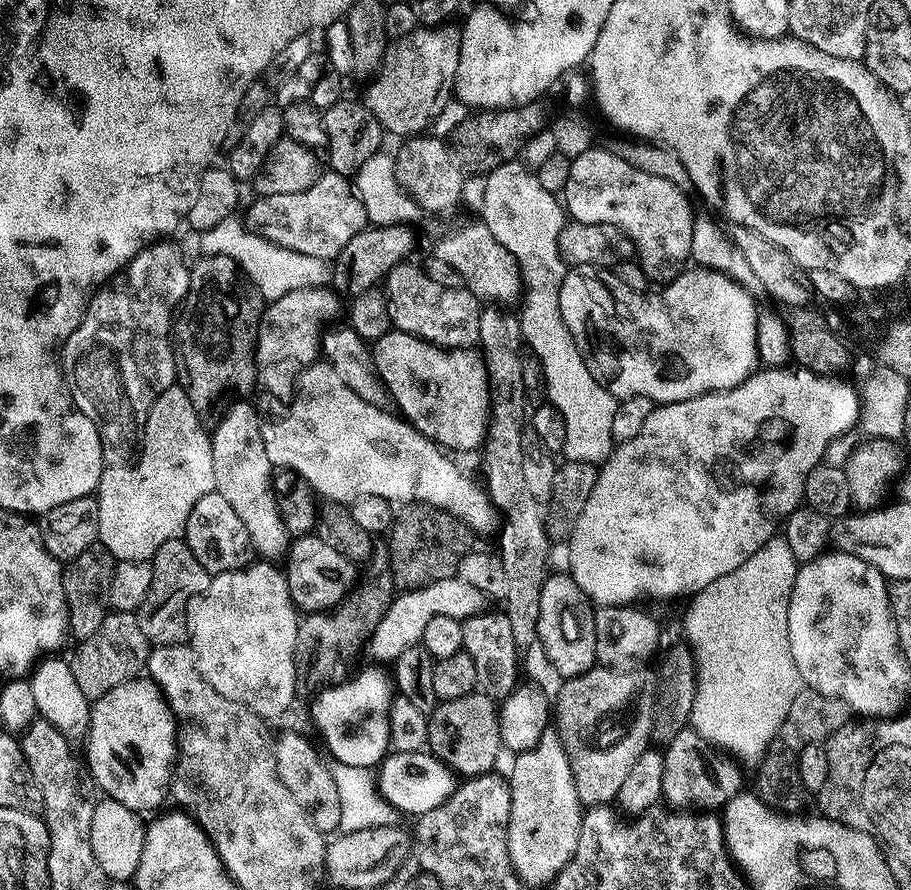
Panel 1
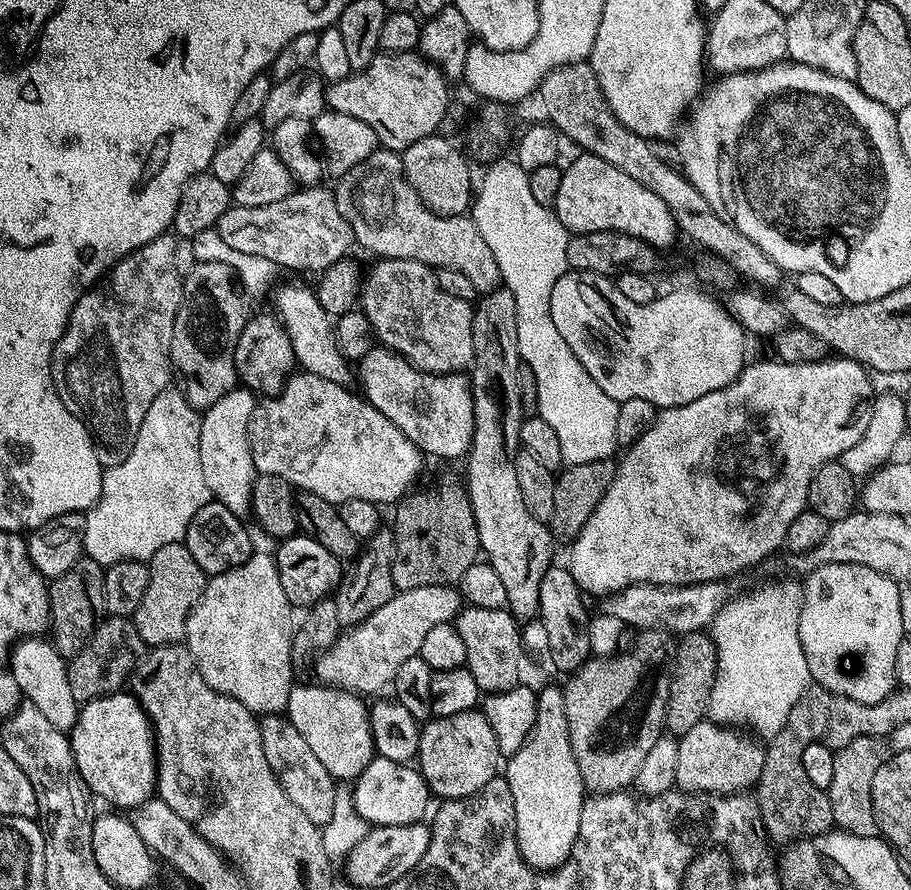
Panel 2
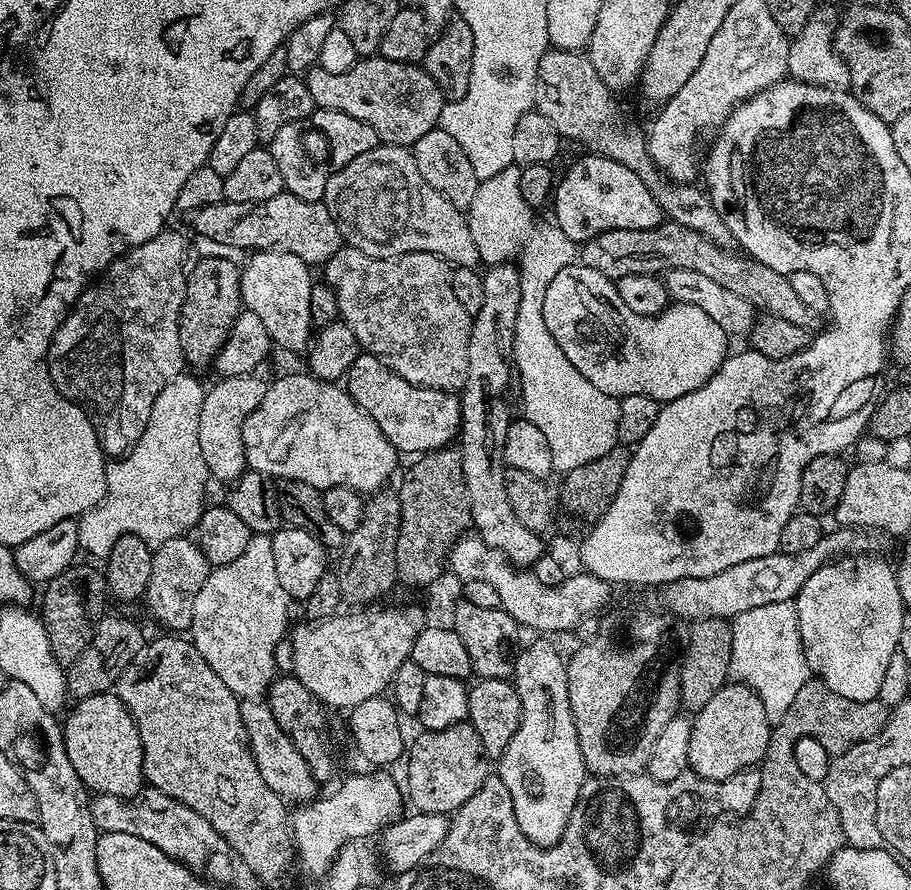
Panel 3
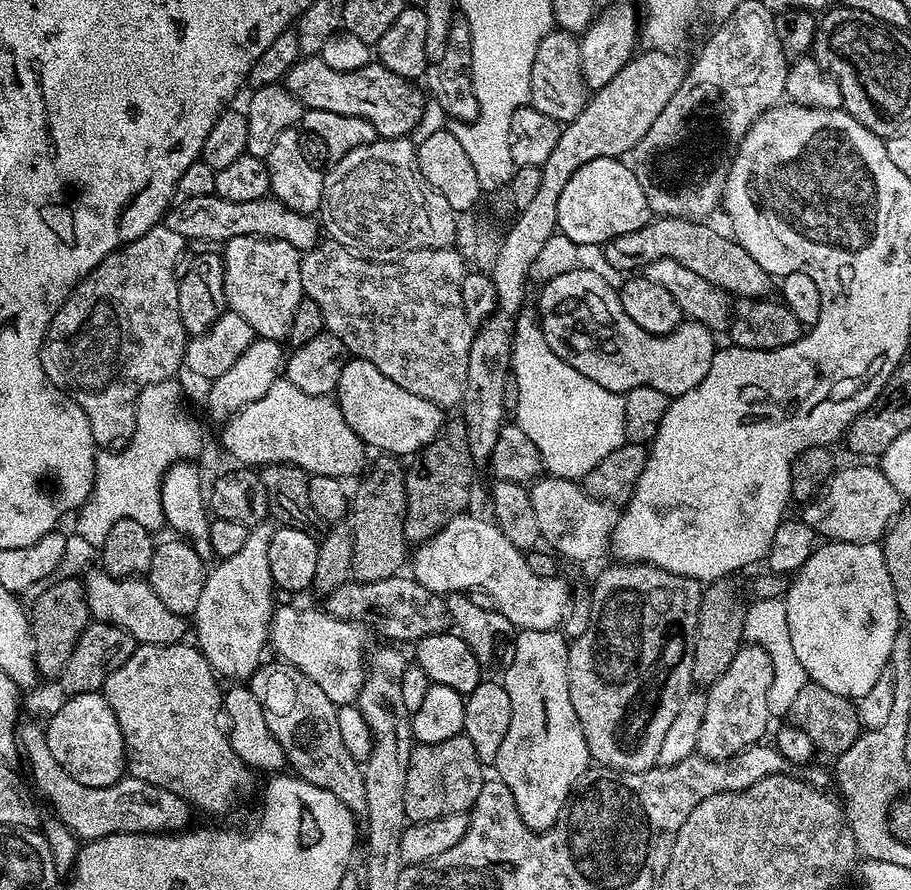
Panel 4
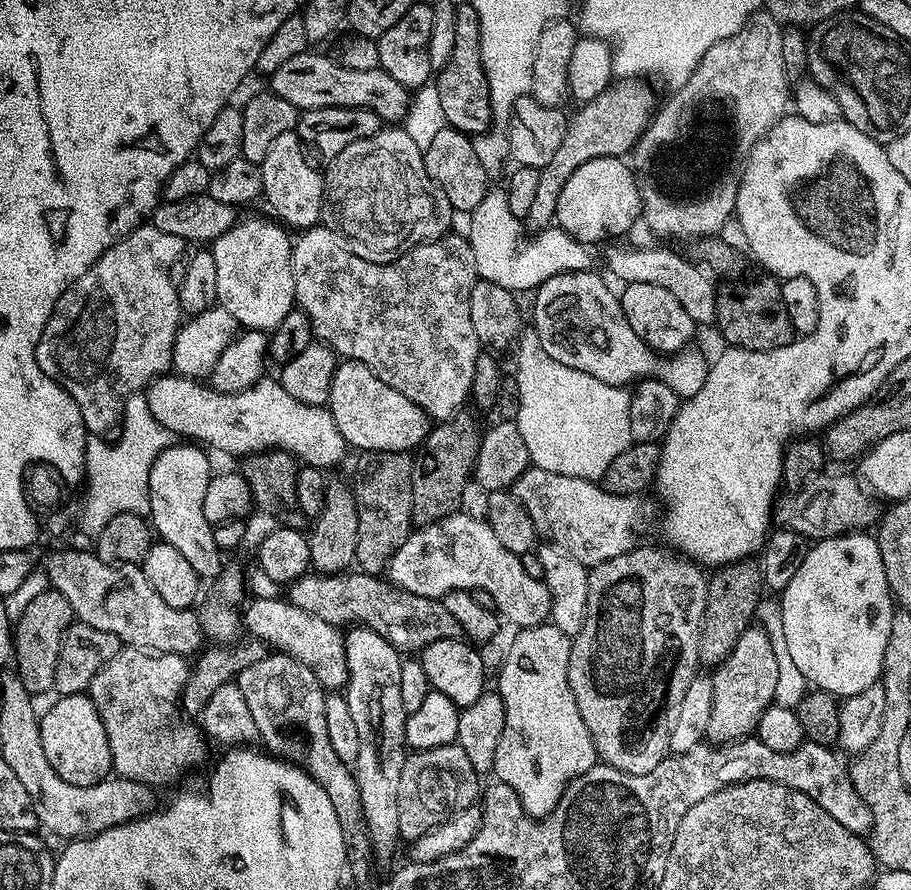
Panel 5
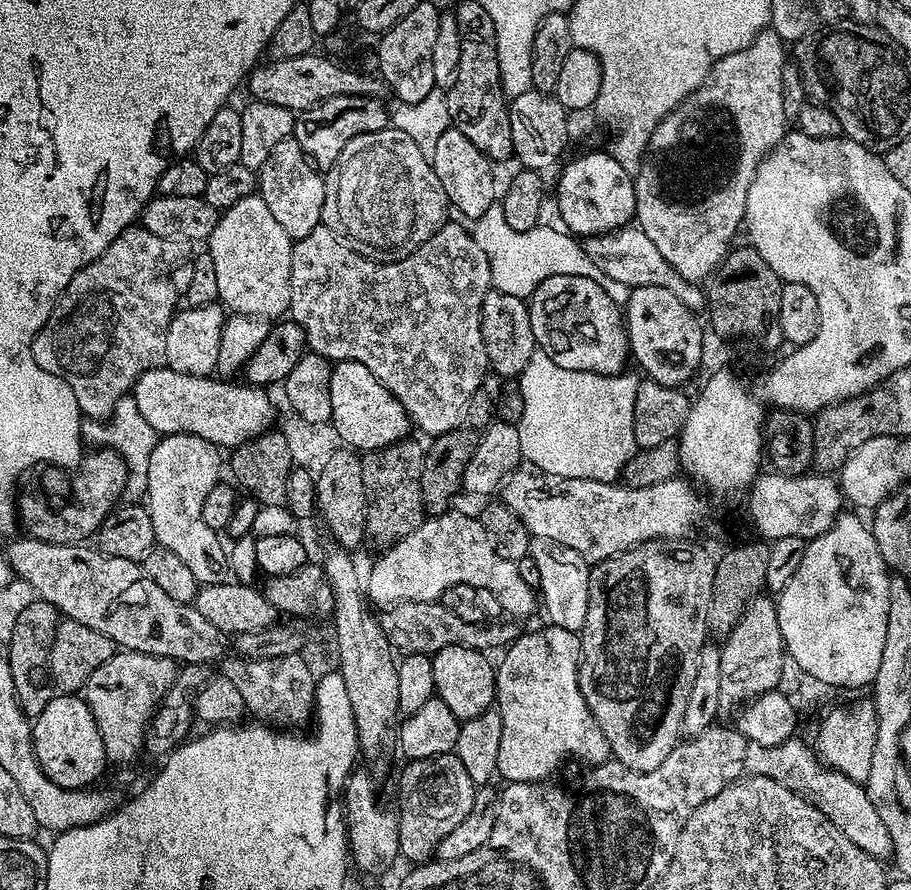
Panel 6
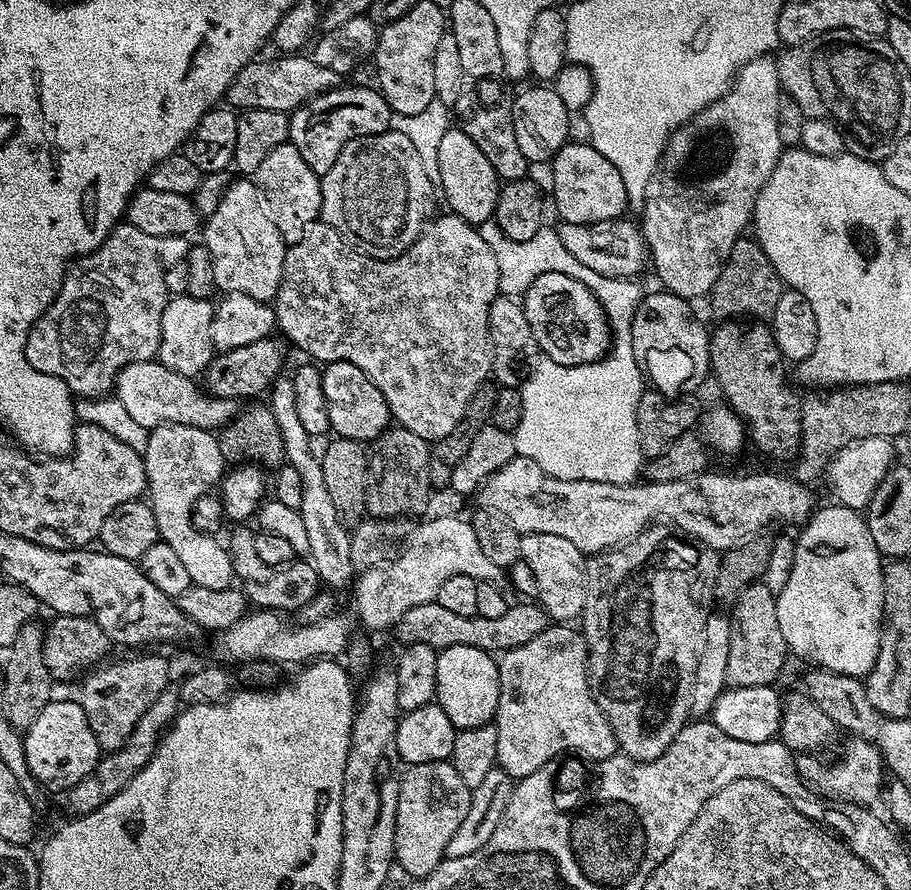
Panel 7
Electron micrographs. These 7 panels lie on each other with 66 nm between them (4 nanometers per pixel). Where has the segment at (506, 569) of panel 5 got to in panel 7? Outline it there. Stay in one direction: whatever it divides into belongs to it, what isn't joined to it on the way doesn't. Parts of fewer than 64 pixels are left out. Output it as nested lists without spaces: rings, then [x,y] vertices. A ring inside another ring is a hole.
[[[436,516],[433,520],[425,519],[412,532],[412,537],[404,544],[404,549],[393,555],[383,566],[363,569],[355,581],[356,588],[356,616],[364,628],[372,632],[380,632],[383,628],[391,629],[397,620],[414,606],[433,603],[438,594],[438,586],[446,582],[446,578],[454,578],[454,574],[466,574],[466,578],[474,578],[478,582],[496,582],[501,579],[502,569],[494,566],[490,558],[482,551],[478,538],[474,535],[471,523],[467,519],[459,520],[456,516]]]

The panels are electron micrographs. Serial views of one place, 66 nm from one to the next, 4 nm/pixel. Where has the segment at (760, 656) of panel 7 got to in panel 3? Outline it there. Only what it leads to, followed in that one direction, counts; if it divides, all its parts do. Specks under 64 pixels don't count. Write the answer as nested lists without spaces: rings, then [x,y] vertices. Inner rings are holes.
[[[725,683],[693,717],[687,746],[689,769],[705,780],[728,781],[747,771],[755,760],[763,761],[771,729],[772,722],[756,692],[745,684]]]

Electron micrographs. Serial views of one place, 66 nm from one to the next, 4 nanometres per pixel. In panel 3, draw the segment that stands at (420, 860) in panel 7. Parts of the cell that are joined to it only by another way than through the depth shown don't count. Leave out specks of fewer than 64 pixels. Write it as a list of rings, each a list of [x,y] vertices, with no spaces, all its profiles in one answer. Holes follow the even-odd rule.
[[[467,722],[446,726],[446,730],[434,730],[433,732],[421,731],[406,752],[408,760],[408,788],[406,784],[406,800],[420,811],[420,814],[451,814],[459,810],[464,802],[470,802],[480,785],[490,775],[489,757],[484,755],[484,747],[478,738],[478,732],[474,726]]]

